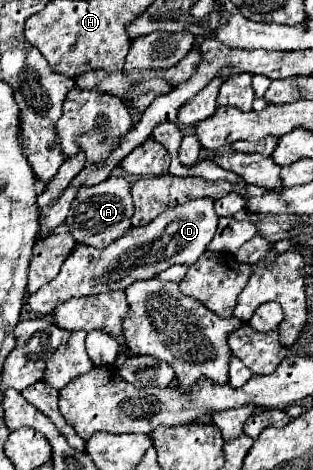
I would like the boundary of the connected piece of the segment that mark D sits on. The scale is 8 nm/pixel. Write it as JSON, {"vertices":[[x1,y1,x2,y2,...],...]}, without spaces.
{"vertices":[[194,199,166,213,158,215,152,223,144,227,132,227,130,233,108,245,106,249,94,249,86,245,76,245,76,249,66,257,60,273,50,283,42,285,36,293,28,297,32,311,48,315,62,301,72,297,86,297,98,293,120,291,140,279,152,279,160,271,172,267,174,263,192,265,206,251,218,227,218,215,214,213,214,201]]}

